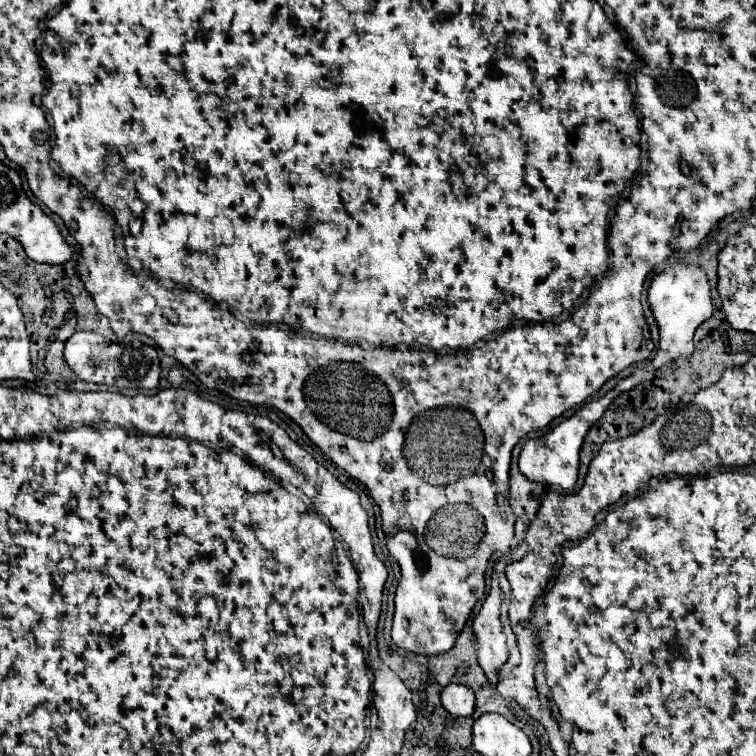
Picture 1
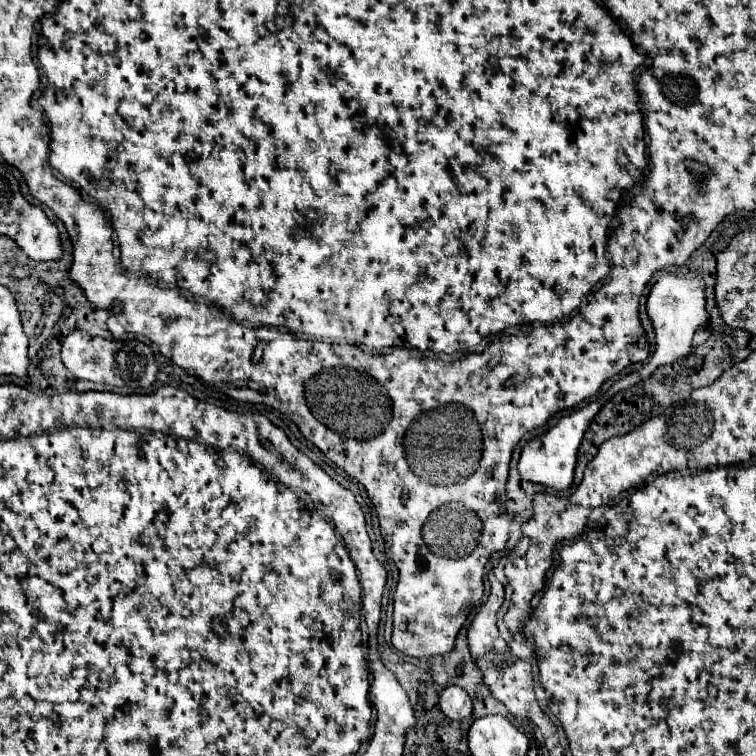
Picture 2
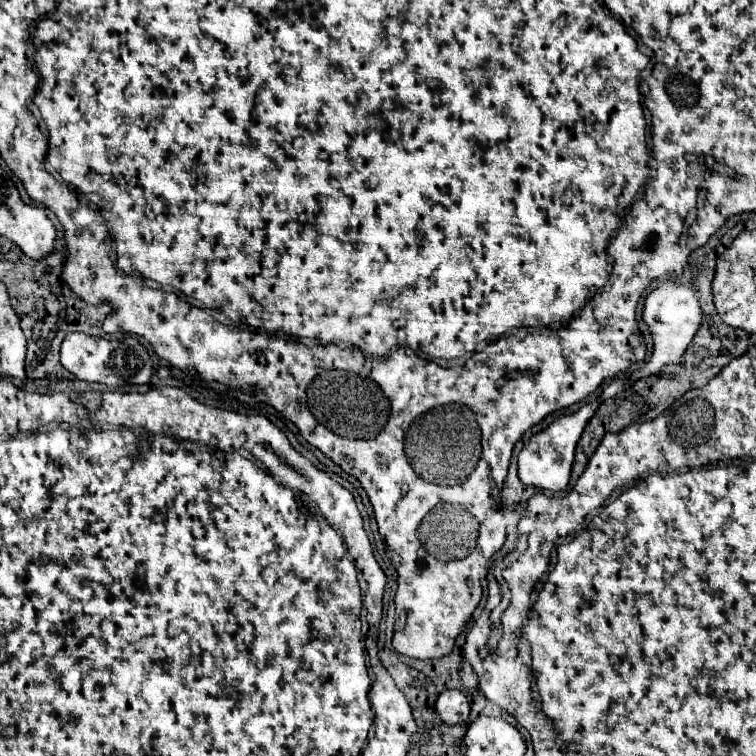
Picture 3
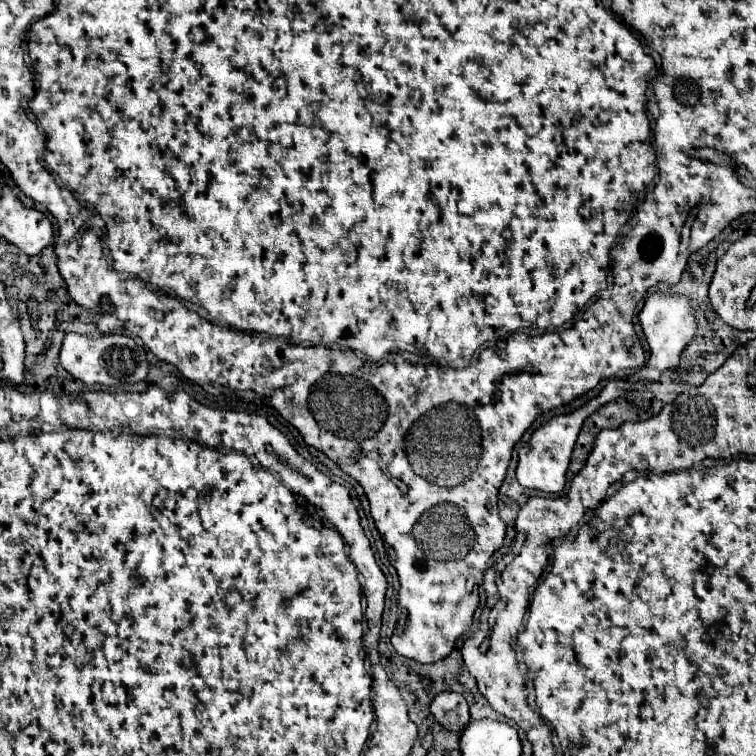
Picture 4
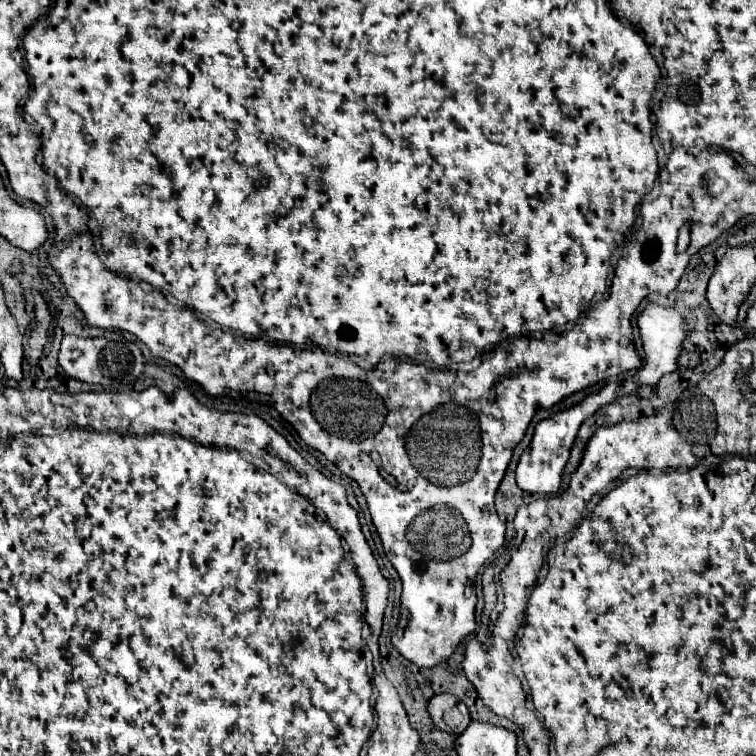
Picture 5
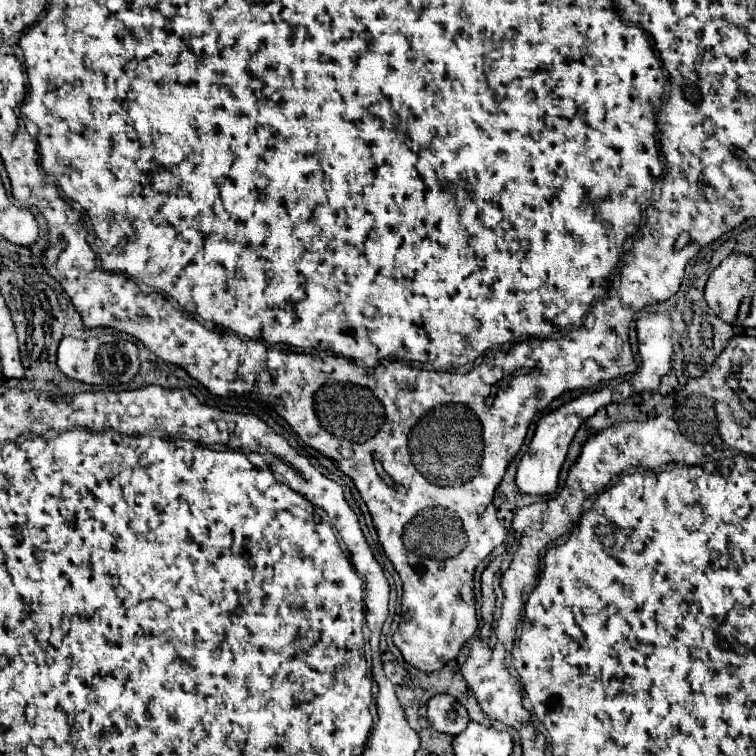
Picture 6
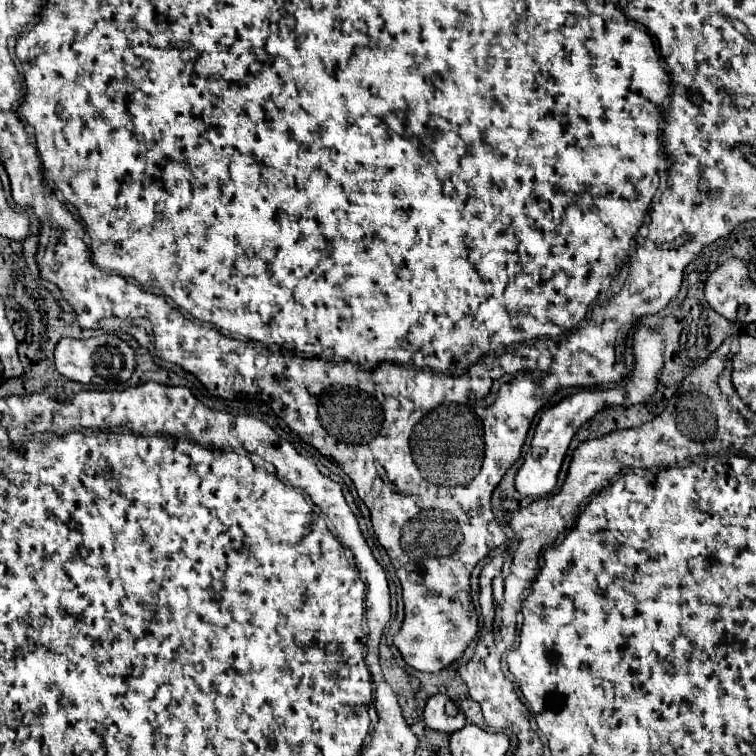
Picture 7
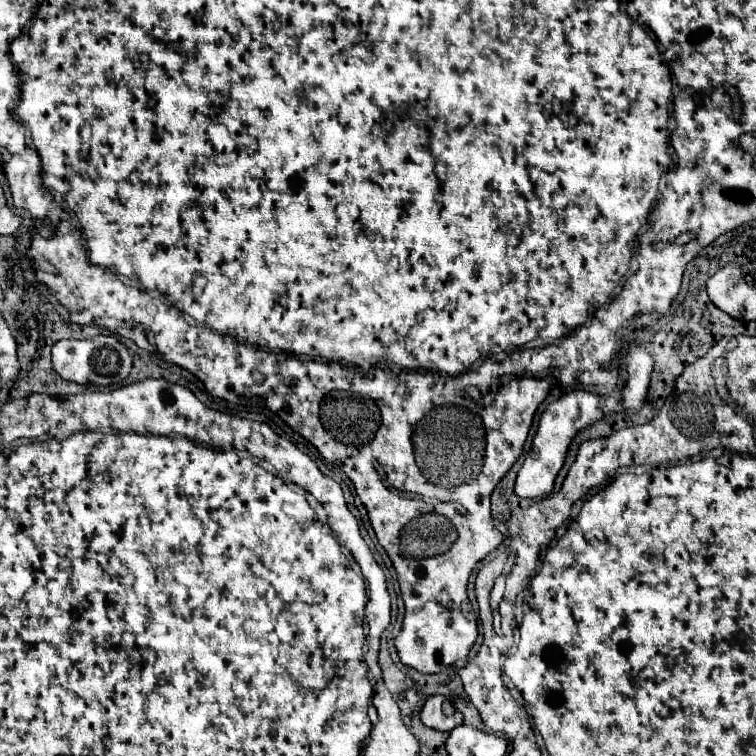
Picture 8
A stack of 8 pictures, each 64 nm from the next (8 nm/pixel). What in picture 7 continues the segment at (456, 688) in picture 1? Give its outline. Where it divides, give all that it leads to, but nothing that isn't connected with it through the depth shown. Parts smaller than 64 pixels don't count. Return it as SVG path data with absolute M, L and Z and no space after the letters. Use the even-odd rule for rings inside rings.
M436 694L428 700L426 708L424 708L424 722L428 728L438 730L438 732L446 732L452 734L456 728L464 728L466 726L466 716L462 710L458 710L456 716L448 716L444 706L450 698L446 694Z

